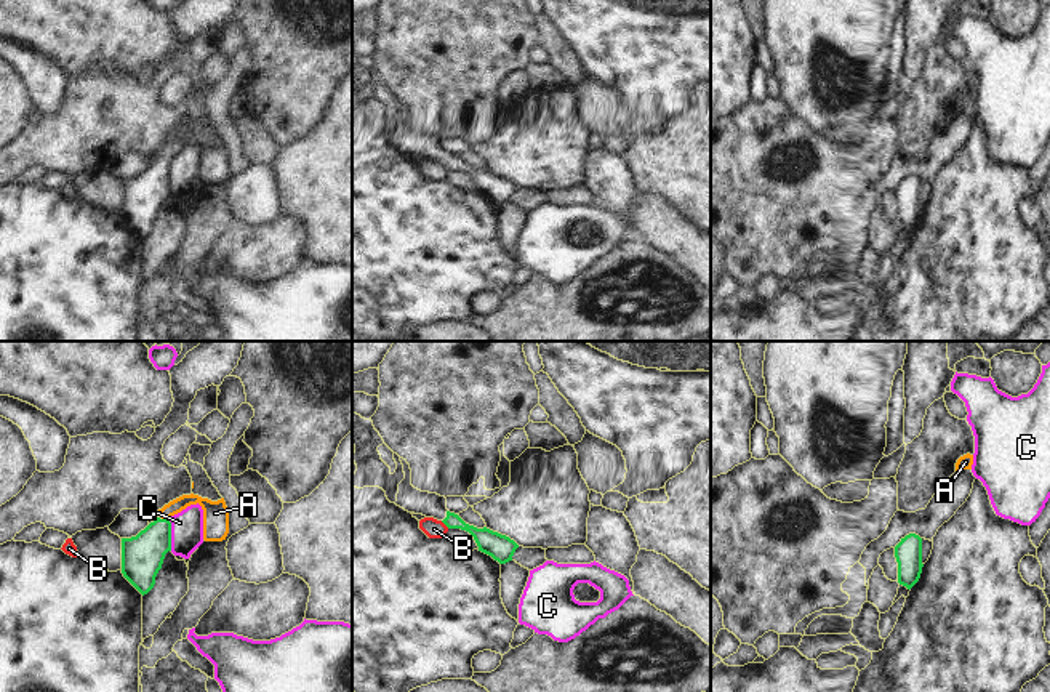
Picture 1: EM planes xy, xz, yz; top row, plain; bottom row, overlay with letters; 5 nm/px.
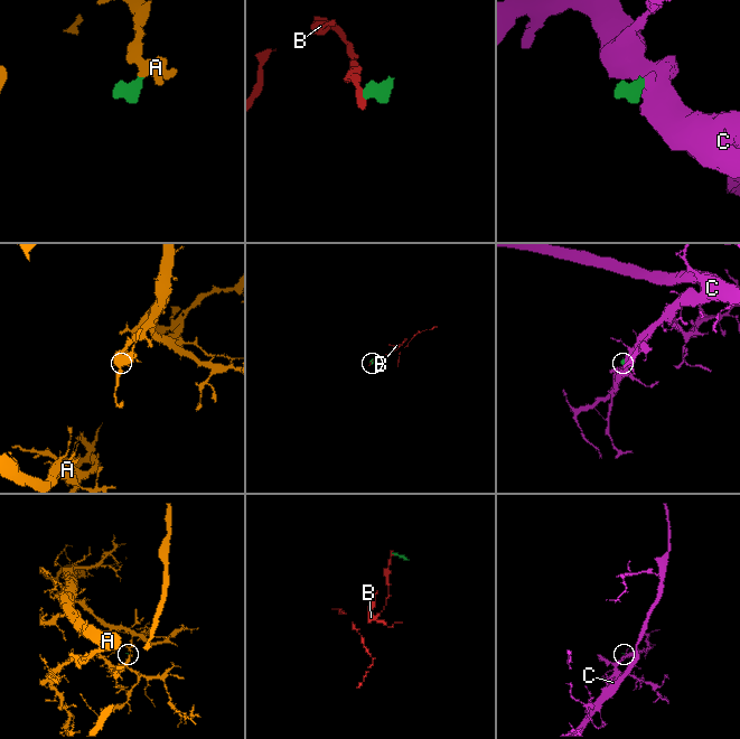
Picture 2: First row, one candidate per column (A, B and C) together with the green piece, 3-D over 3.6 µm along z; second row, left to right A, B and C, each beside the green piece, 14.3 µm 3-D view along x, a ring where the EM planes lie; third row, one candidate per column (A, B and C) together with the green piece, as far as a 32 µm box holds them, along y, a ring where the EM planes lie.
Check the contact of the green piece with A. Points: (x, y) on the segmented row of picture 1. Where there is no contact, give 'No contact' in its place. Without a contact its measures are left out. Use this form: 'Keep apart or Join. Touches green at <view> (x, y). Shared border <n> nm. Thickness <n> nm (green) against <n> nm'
Join. Touches green at xy (165, 519). Shared border 40 nm. Thickness 200 nm (green) against 130 nm.

